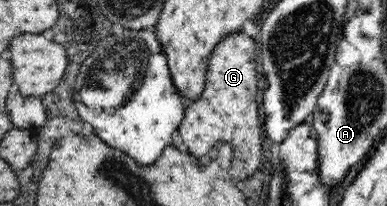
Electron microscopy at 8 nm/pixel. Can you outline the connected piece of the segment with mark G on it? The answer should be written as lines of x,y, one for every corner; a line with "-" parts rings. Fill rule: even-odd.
242,32
226,36
212,49
206,68
206,88
198,100
186,102
184,118
178,128
183,144
197,160
212,147
230,143
233,147
229,176
235,181
252,177
263,157
262,127
258,119
256,62
257,39

